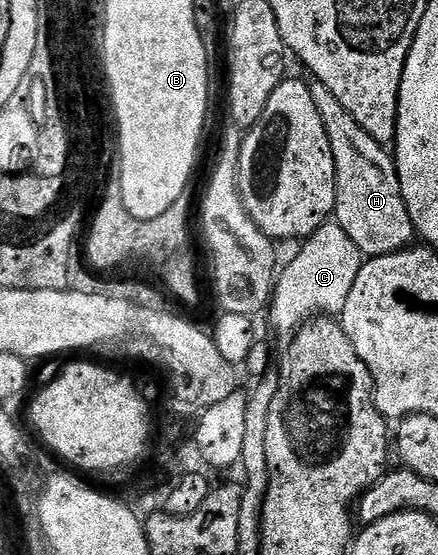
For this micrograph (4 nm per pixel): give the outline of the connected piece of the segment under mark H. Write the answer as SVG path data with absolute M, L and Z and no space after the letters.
M313 82L309 84L311 98L315 98L315 107L319 109L319 114L323 118L323 126L327 130L327 142L331 142L331 154L335 158L335 206L333 216L335 222L343 230L347 230L351 242L359 246L362 257L372 258L383 254L395 254L403 252L414 243L415 233L411 214L407 214L407 202L403 202L403 190L397 177L397 162L391 155L390 149L384 144L375 142L347 109L336 100L335 94L327 90L327 86Z

